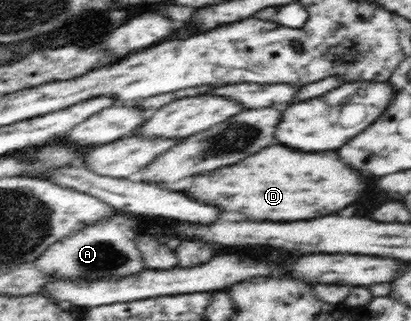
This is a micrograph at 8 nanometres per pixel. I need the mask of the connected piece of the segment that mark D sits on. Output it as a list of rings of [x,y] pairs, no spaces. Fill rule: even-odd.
[[[275,144],[233,166],[213,170],[209,176],[195,176],[193,184],[183,192],[223,212],[239,212],[247,220],[295,222],[343,210],[357,200],[365,186],[367,180],[357,170],[341,164],[337,152],[303,154]]]

